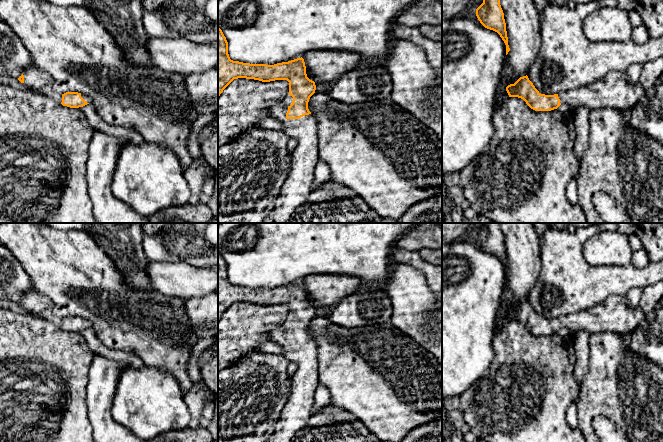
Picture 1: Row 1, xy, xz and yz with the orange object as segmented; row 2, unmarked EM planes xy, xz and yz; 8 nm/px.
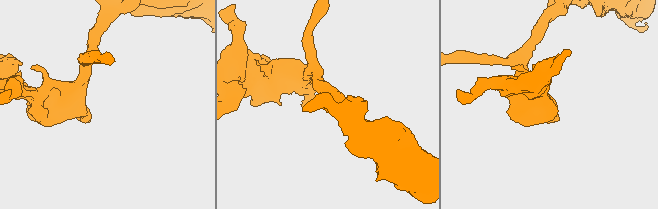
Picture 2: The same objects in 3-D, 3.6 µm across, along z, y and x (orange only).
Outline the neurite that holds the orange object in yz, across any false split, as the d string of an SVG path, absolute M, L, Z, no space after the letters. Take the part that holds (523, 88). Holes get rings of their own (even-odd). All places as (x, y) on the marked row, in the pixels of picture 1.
M611 71L588 86L554 95L540 94L526 75L508 85L506 91L509 97L523 99L535 111L551 111L561 104L576 108L584 106L590 110L602 107L626 110L647 94L641 81L635 84L627 81L626 71Z

